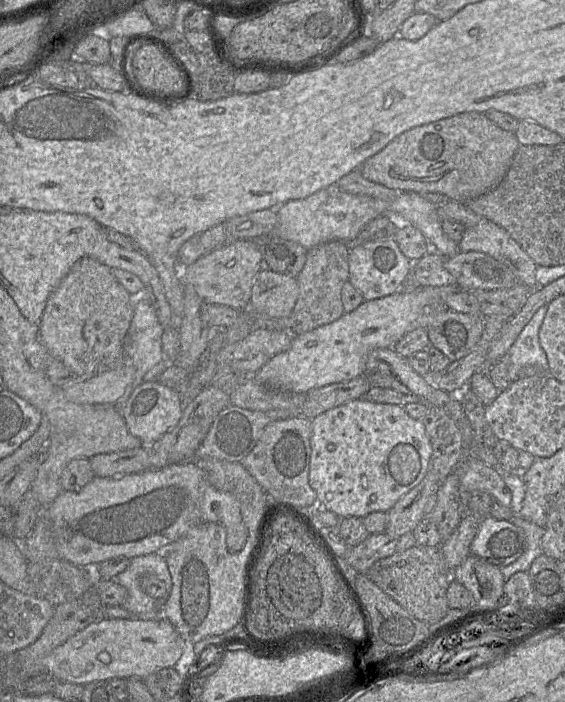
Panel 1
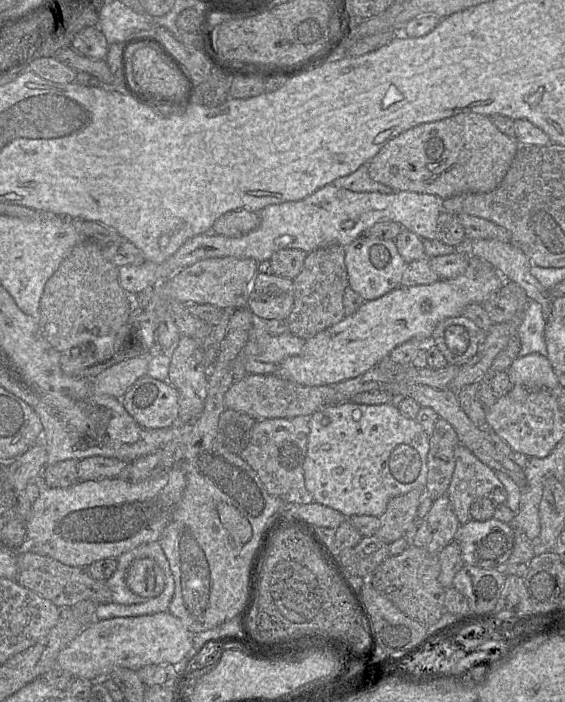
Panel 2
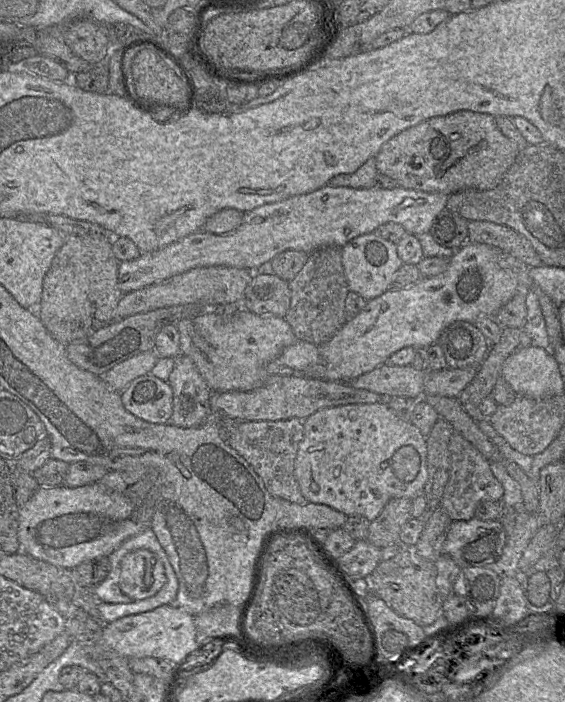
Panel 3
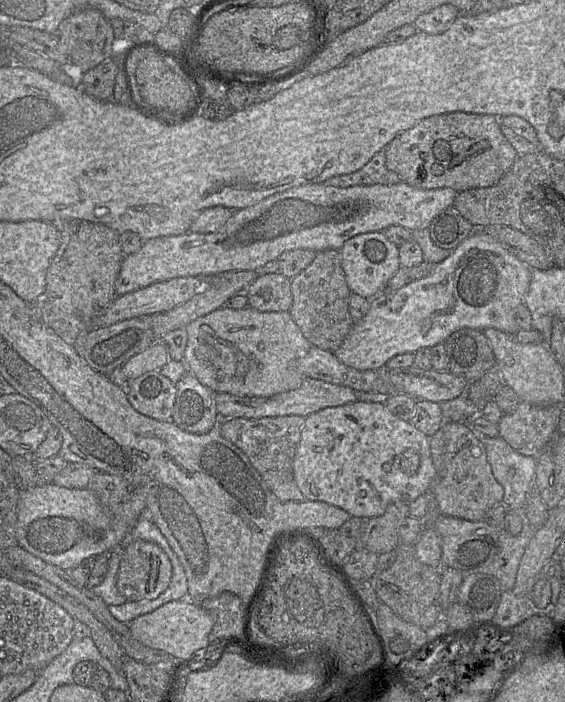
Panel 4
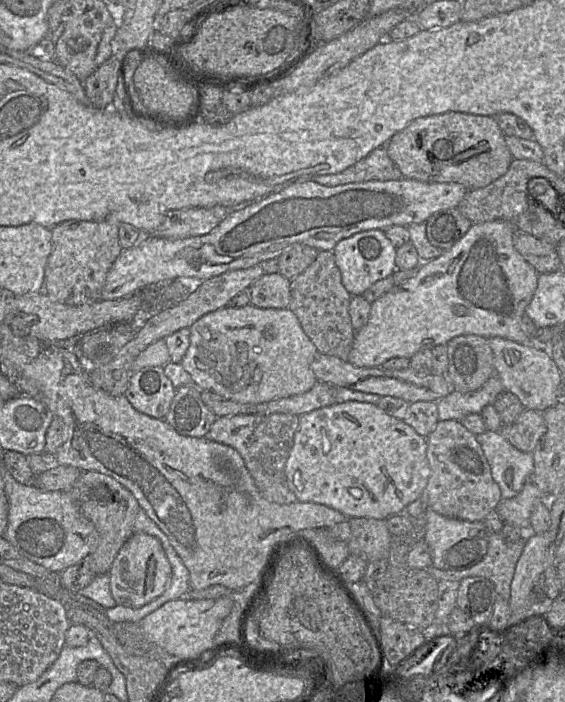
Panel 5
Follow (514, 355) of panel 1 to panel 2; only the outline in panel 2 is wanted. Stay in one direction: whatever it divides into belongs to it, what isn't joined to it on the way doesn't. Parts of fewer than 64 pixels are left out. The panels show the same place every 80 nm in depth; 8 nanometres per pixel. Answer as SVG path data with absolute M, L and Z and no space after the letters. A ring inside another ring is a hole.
M529 300L518 329L521 342L519 356L538 353L547 357L548 351L544 337L545 325L542 306L534 300Z

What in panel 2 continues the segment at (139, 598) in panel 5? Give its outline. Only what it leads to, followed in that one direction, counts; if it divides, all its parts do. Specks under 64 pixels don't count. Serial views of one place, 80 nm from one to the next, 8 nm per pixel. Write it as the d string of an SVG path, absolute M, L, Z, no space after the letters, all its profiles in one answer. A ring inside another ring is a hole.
M151 558L134 560L126 573L129 589L146 599L159 596L165 587L165 576L158 564Z

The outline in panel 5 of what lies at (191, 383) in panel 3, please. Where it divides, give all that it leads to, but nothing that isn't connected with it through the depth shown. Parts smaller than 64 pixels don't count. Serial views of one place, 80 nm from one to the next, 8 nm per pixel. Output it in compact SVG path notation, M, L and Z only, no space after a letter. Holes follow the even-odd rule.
M192 384L176 389L164 420L179 434L203 438L217 418L202 401L201 390Z

